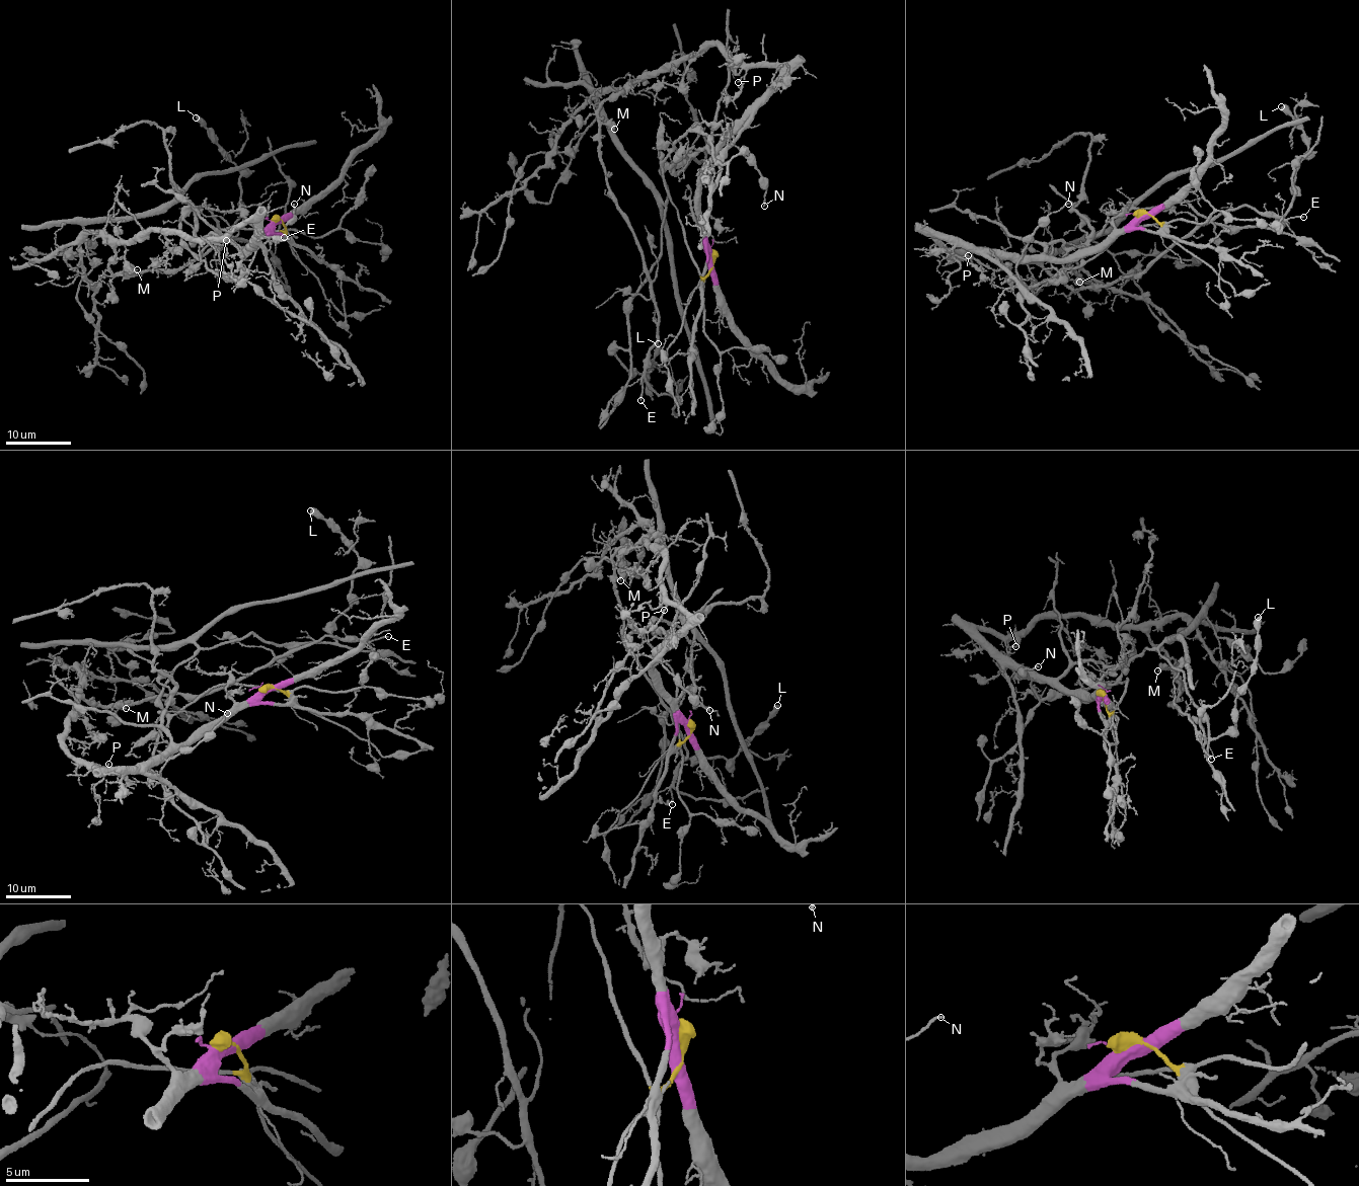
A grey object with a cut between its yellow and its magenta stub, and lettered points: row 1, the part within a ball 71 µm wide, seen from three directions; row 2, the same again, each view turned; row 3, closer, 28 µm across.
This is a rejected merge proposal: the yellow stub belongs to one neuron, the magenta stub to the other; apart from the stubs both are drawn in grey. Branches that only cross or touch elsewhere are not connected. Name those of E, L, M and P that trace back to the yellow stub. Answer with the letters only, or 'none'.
L

